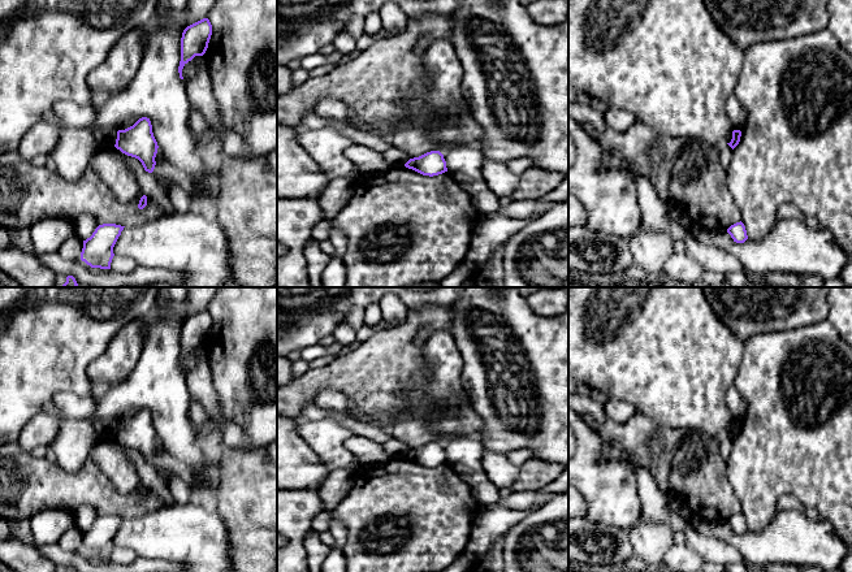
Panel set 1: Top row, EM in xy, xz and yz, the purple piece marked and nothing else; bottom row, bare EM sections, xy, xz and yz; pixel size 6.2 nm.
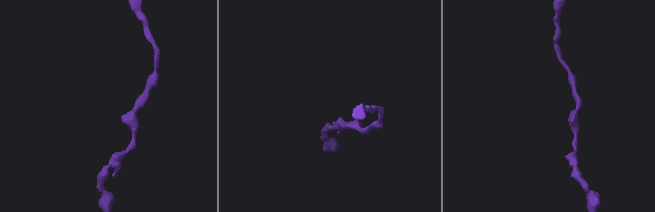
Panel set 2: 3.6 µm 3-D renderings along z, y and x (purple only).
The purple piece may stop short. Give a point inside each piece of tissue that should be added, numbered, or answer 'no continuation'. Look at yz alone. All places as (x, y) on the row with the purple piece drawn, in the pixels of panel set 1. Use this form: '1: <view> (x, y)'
no continuation

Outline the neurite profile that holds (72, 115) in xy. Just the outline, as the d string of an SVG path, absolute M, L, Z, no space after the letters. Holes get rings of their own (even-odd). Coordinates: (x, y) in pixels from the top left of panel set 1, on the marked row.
M60 100L53 104L52 112L59 117L62 126L91 130L99 147L116 144L118 130L116 127L98 126L96 109L92 104L79 105L70 100Z

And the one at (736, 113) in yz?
M731 95L728 98L726 104L726 112L734 130L741 131L748 114L747 114L747 109L740 104L740 101L735 95Z

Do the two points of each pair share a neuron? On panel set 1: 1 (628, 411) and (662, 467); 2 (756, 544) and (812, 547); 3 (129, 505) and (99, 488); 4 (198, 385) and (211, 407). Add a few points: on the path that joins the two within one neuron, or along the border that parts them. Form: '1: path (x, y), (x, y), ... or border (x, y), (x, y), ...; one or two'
1: border (636, 412), (625, 421), (608, 419); two
2: path (770, 544), (798, 544); one
3: path (121, 505), (115, 503), (107, 495); one
4: path (200, 390), (210, 402); one

